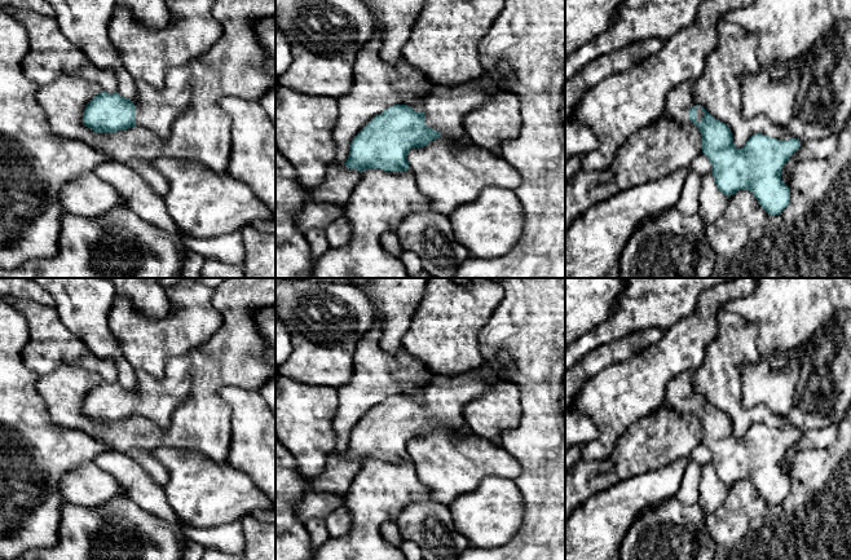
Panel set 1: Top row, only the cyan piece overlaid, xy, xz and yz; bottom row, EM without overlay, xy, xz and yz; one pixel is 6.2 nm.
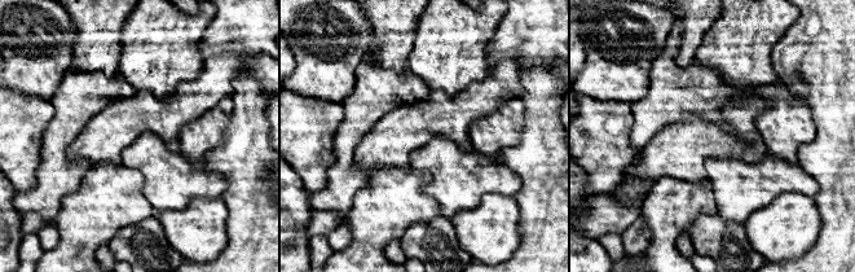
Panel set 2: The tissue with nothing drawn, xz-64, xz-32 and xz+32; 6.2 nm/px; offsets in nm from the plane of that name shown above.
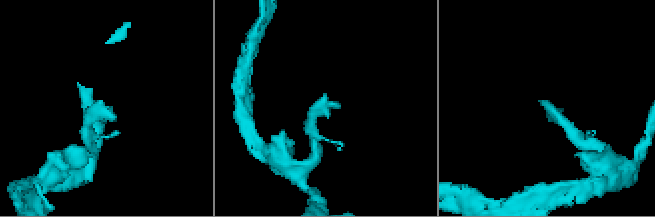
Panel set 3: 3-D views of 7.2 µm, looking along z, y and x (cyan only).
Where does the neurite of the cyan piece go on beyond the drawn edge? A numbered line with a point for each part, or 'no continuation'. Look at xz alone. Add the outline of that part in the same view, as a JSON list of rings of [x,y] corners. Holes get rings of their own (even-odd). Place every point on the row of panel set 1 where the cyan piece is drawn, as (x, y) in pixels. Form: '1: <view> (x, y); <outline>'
1: xz (445, 107); [[[502,59],[497,65],[494,76],[484,72],[480,78],[462,85],[436,85],[420,103],[420,111],[426,115],[426,124],[440,132],[442,137],[460,142],[466,138],[464,116],[481,106],[491,89],[506,92],[513,79],[513,70]]]

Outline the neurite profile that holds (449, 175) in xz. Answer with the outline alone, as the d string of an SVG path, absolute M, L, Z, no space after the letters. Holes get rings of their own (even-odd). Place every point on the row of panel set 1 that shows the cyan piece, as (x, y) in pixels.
M446 137L410 149L407 162L418 177L420 191L429 199L431 212L449 216L455 208L475 200L488 186L516 190L521 185L519 172L501 156L468 144L459 145Z

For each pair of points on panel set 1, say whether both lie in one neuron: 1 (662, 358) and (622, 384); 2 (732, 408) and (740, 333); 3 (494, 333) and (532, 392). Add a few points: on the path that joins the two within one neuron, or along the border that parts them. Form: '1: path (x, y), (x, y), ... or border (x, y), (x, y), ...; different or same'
1: path (652, 369), (636, 384), (633, 384); same
2: path (730, 389), (730, 351); same
3: path (510, 343), (532, 365), (532, 376); same

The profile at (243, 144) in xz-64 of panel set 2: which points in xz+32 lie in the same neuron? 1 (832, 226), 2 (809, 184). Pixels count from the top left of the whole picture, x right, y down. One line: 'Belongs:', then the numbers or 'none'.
Belongs: 1

